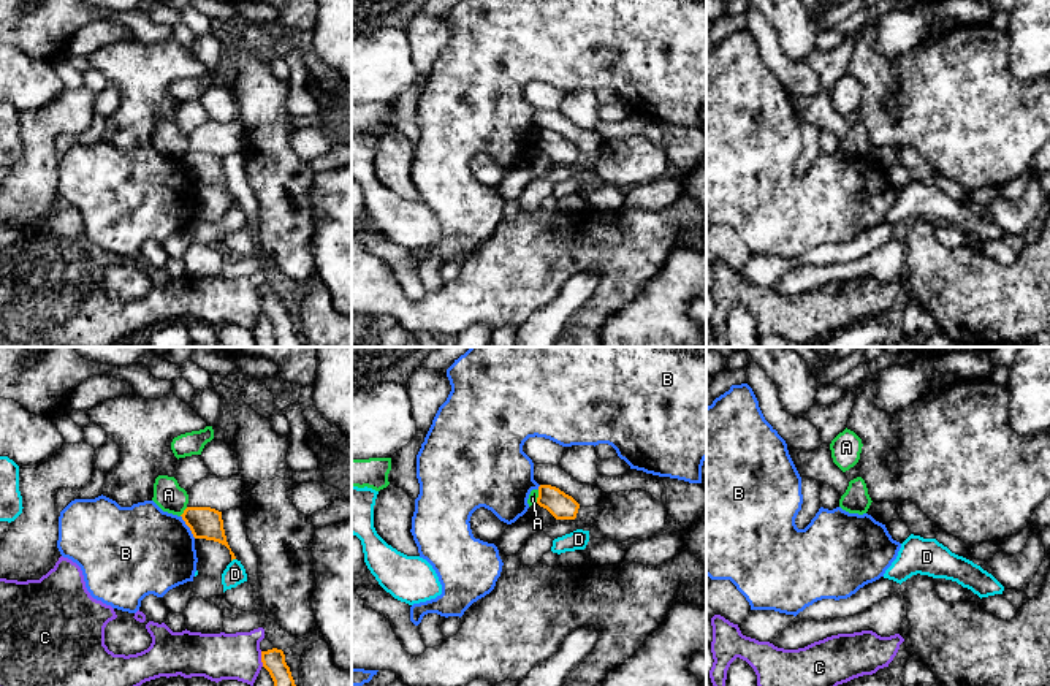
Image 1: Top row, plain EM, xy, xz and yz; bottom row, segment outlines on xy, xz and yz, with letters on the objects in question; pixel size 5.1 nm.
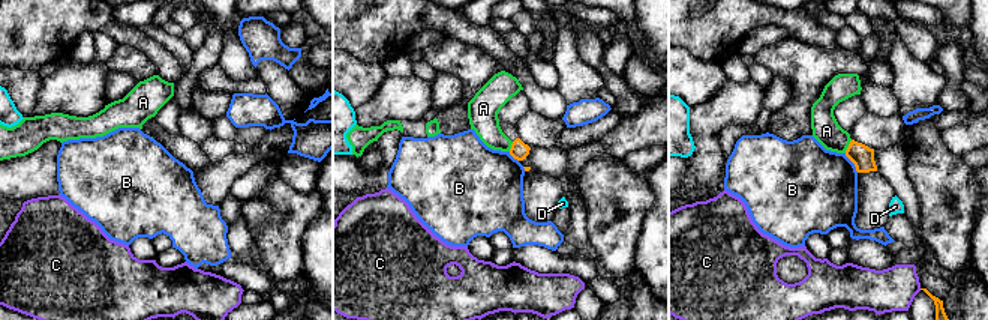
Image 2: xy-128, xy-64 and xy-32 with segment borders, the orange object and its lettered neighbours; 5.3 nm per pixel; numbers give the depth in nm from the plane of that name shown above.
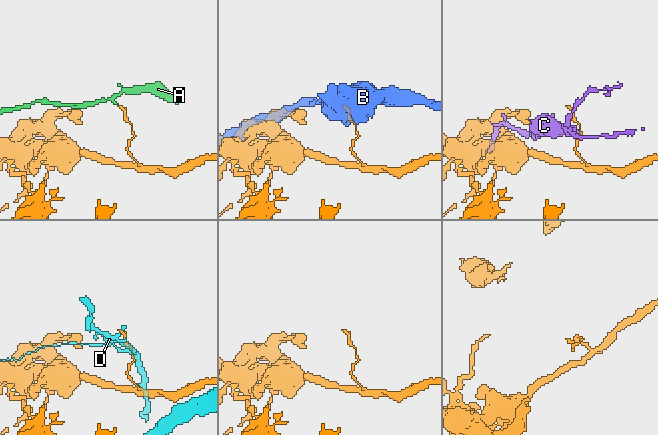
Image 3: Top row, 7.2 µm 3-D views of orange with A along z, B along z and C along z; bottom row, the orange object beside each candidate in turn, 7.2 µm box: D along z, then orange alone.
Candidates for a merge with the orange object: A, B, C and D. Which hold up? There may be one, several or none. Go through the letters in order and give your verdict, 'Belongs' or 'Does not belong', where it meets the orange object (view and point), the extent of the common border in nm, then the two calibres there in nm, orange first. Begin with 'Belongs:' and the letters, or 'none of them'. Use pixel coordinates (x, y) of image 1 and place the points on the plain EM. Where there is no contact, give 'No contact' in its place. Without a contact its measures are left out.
Belongs: none of them
A: Does not belong. Touches orange at xy (184, 157). Shared border 60 nm. Thickness 160 nm (orange) against 150 nm
B: Does not belong. Touches orange at xy (187, 170). Shared border 140 nm. Thickness 160 nm (orange) against 440 nm
C: Does not belong. Touches orange at xy (262, 304). Shared border 80 nm. Thickness 140 nm (orange) against 240 nm
D: Does not belong. Touches orange at xy (233, 203). Shared border 30 nm. Thickness 160 nm (orange) against 110 nm

